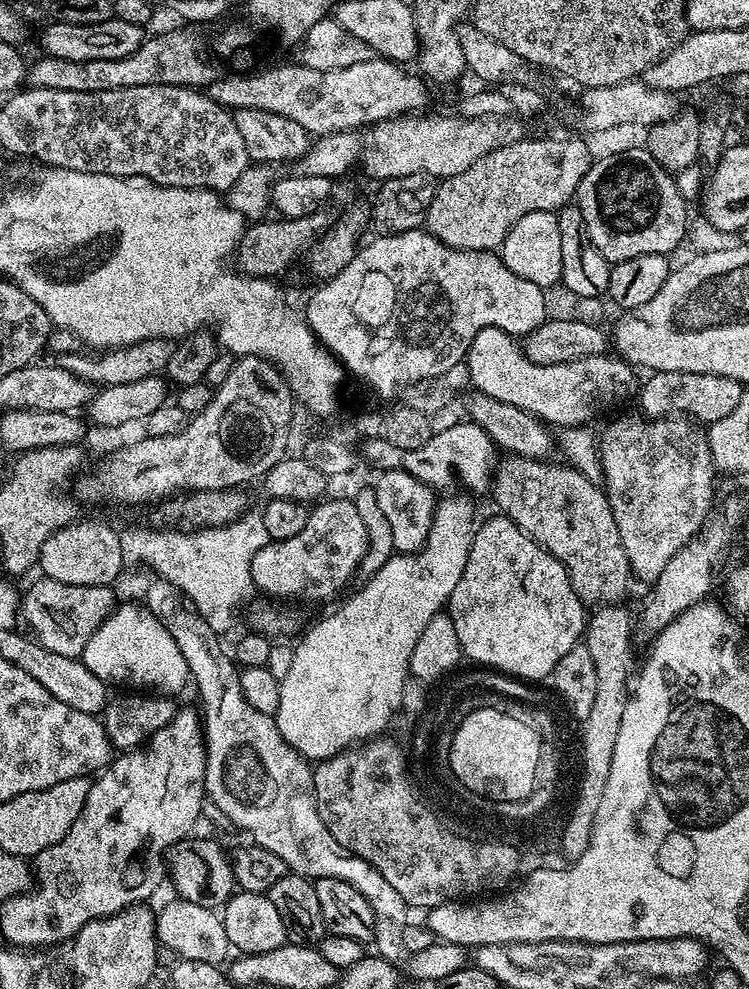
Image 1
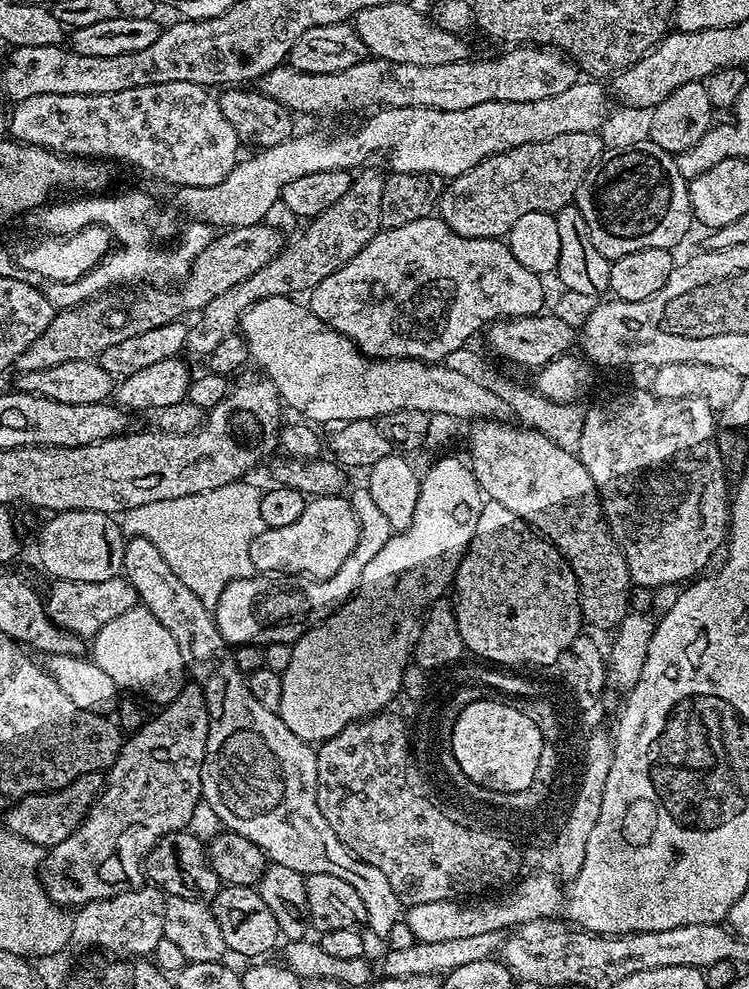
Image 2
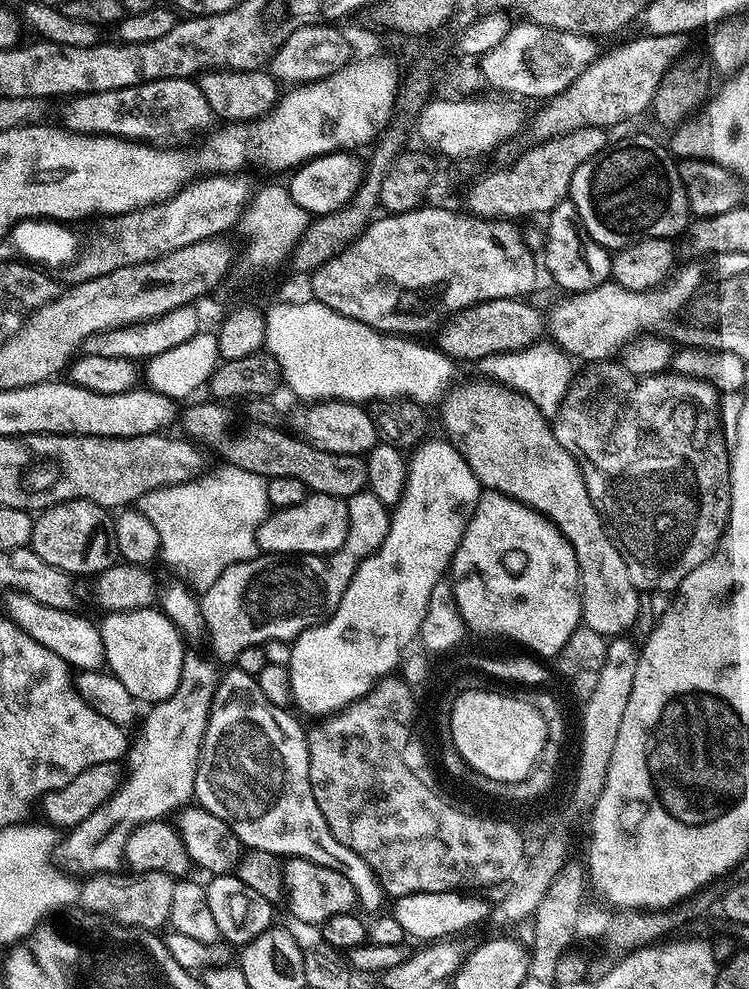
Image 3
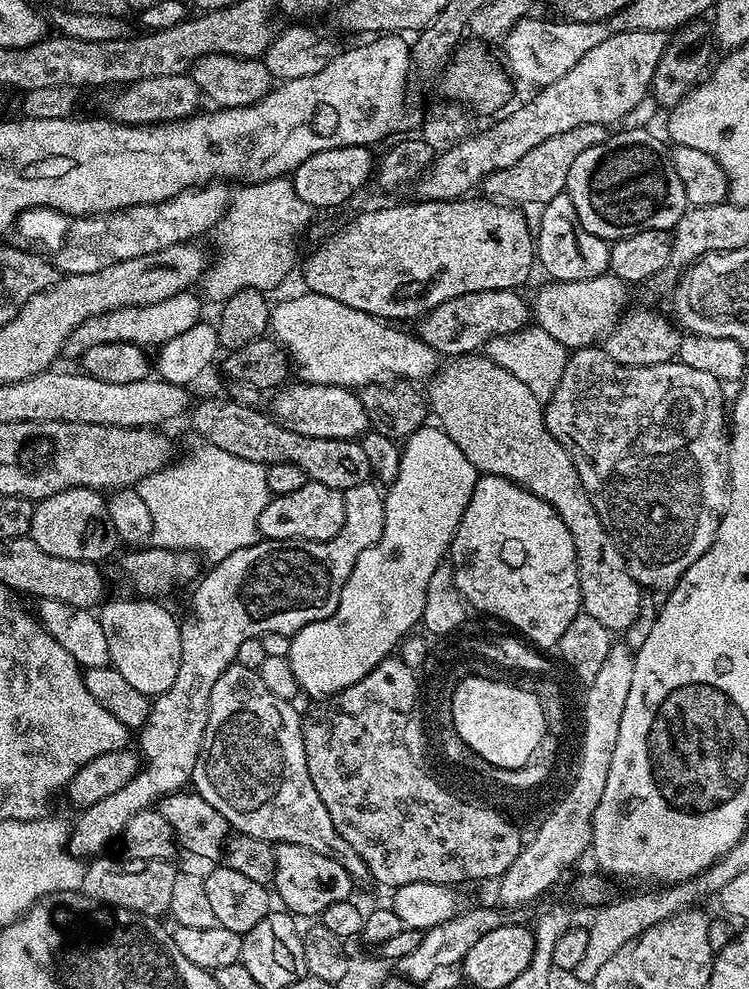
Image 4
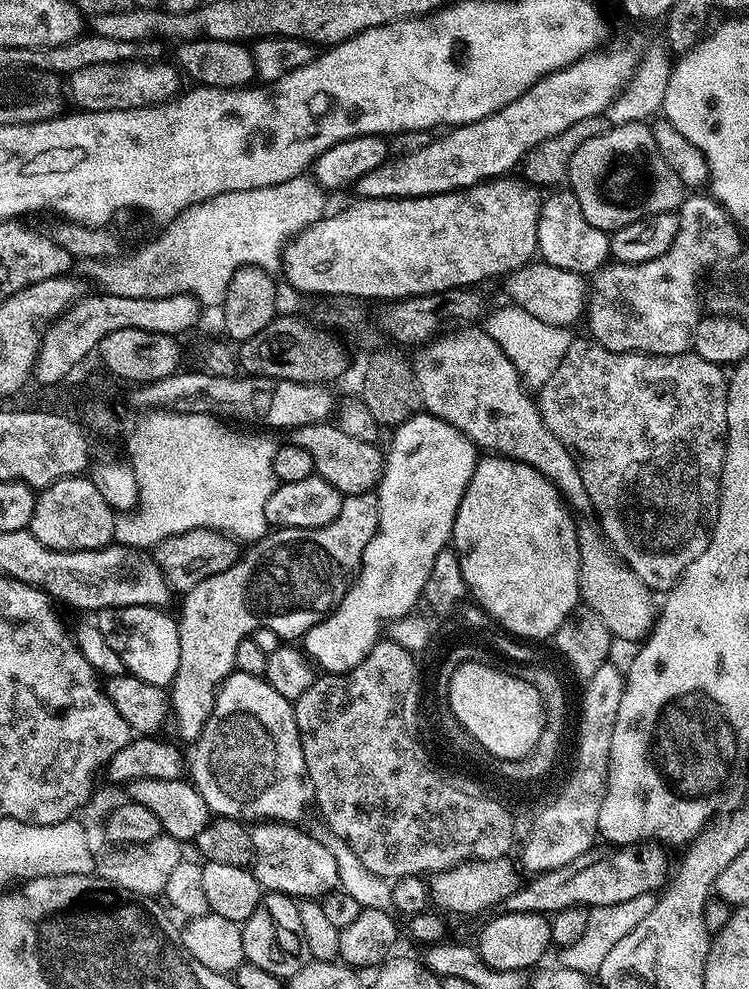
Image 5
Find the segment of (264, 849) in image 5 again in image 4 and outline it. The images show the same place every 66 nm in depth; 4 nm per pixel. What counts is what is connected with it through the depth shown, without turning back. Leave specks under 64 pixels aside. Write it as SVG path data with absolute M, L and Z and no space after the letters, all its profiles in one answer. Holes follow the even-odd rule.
M277 844L274 849L276 851L274 892L276 896L280 895L281 902L285 904L281 905L293 917L319 917L320 913L326 910L326 906L347 900L353 895L354 877L334 858L326 858L314 850L306 850L306 846L293 844Z

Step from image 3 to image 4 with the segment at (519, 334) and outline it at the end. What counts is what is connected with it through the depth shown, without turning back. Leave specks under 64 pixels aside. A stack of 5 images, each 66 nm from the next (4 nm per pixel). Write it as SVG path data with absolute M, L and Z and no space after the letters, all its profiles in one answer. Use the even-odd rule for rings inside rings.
M499 288L450 298L425 316L419 317L415 325L417 328L414 328L415 335L444 358L479 353L495 336L508 336L529 323L530 304L527 299L523 300L520 294L510 288Z

